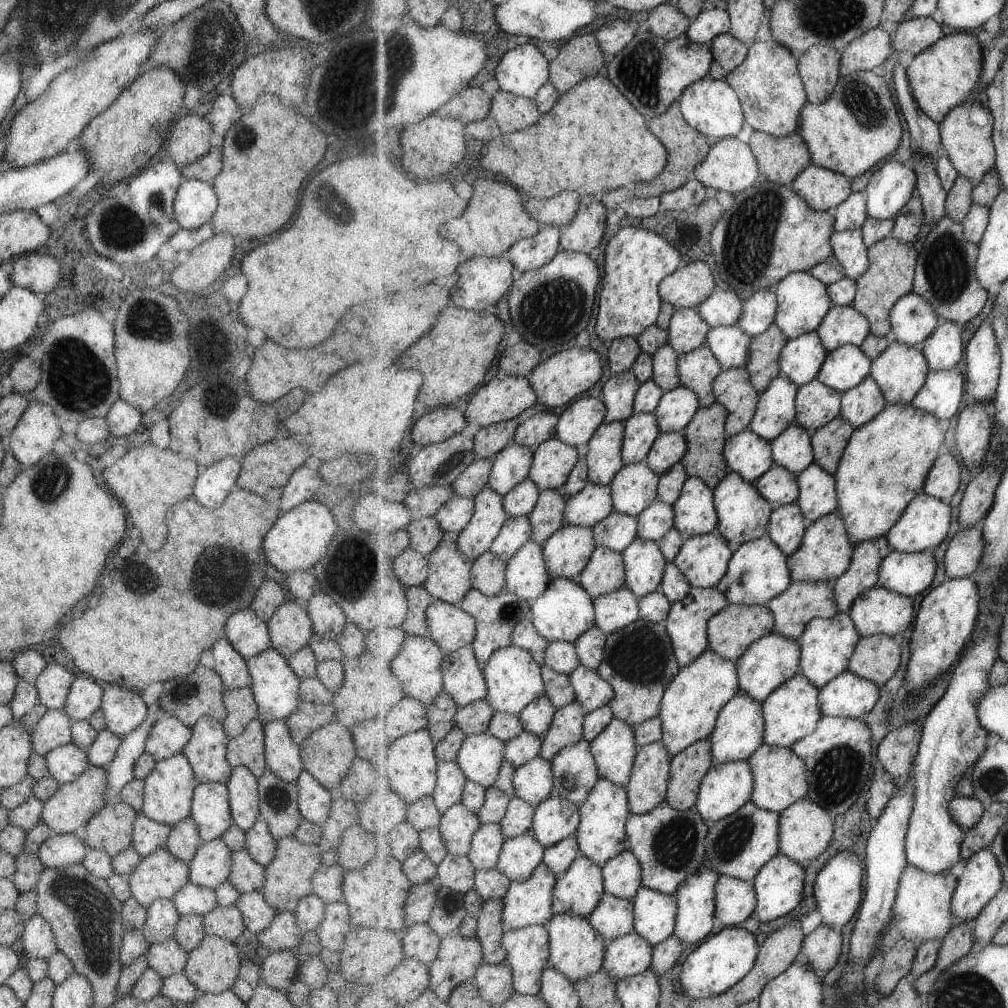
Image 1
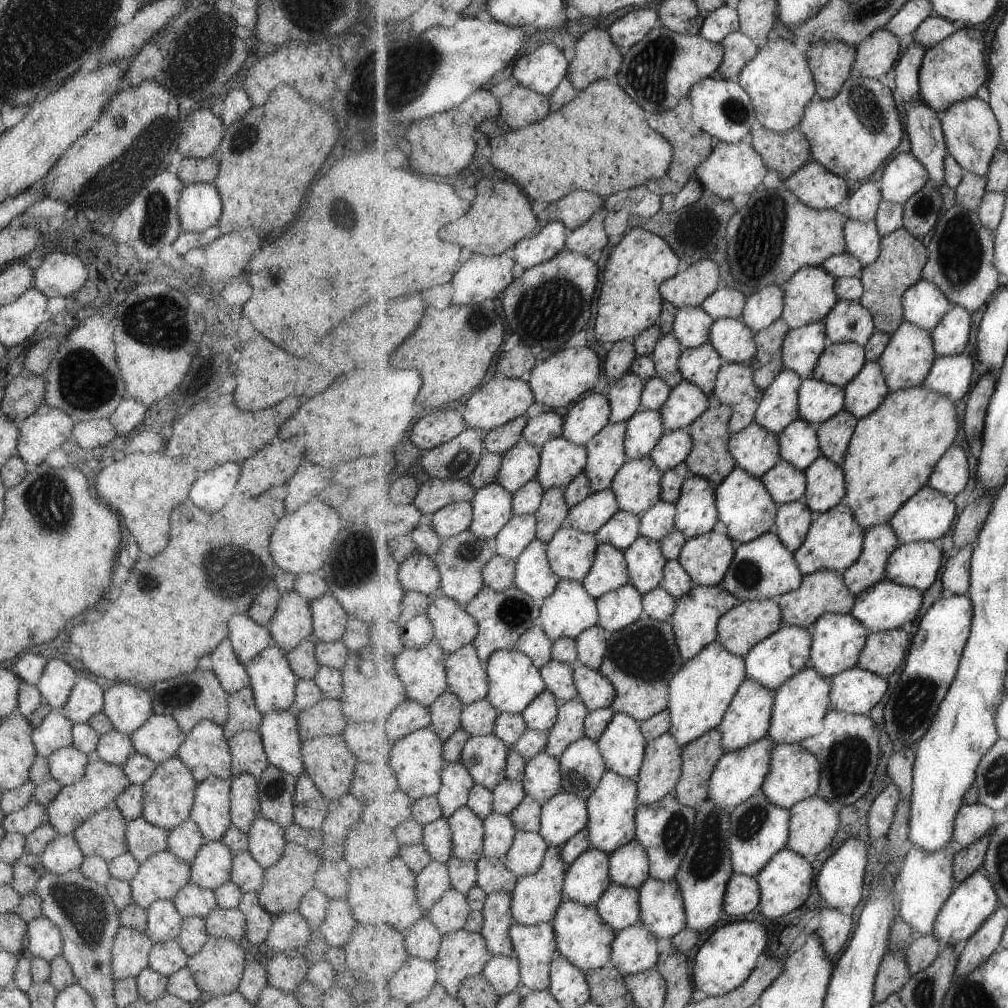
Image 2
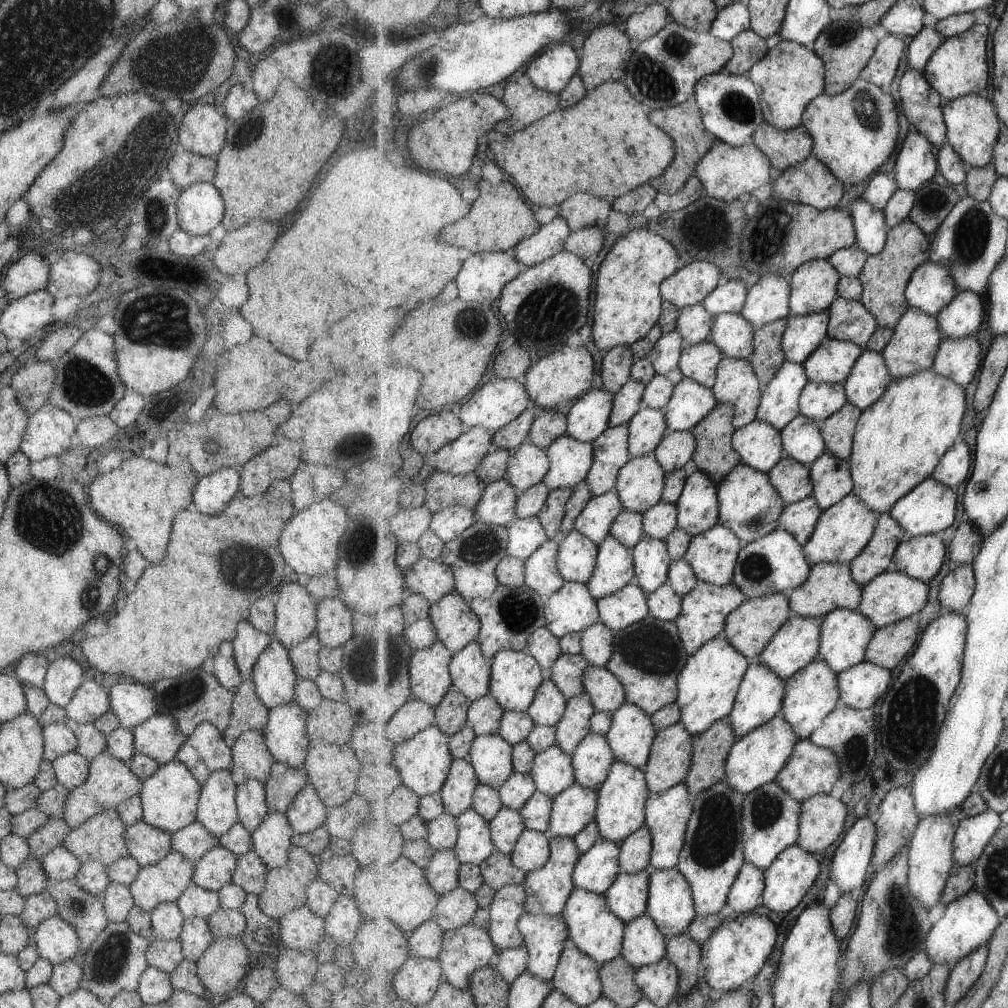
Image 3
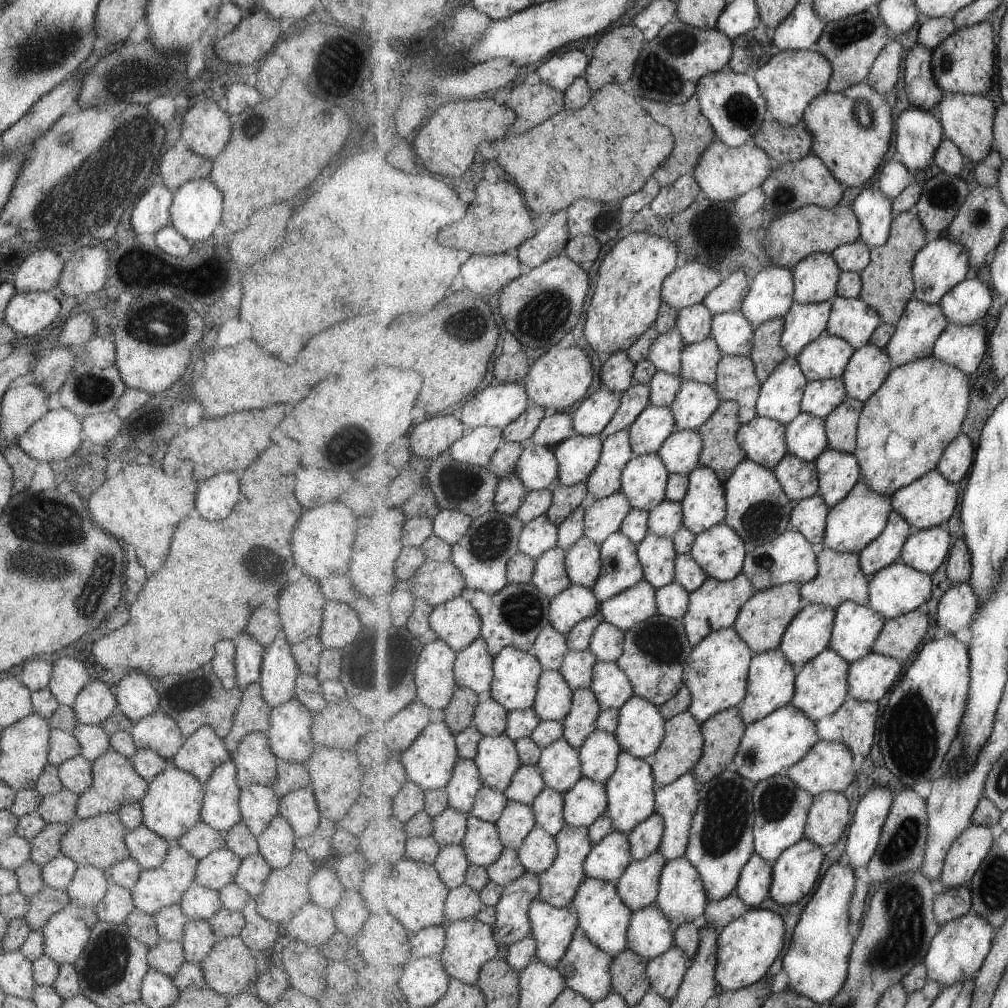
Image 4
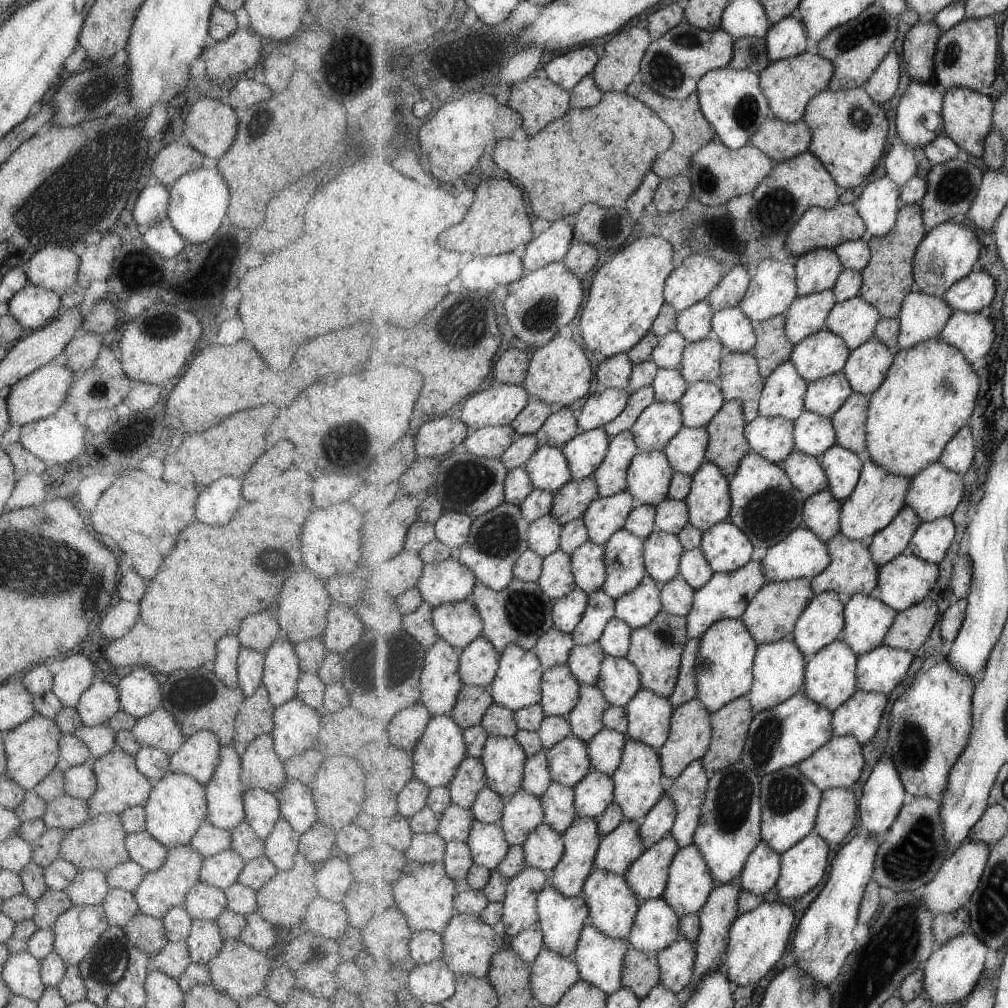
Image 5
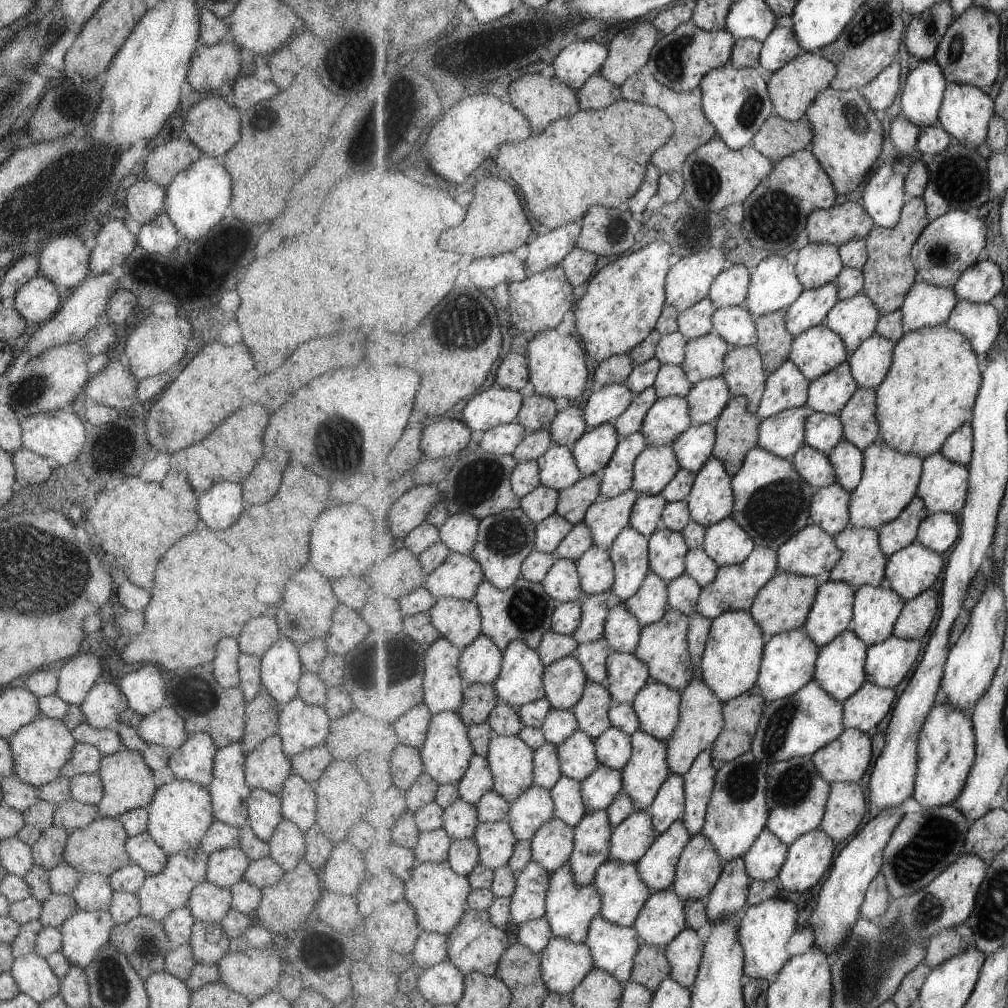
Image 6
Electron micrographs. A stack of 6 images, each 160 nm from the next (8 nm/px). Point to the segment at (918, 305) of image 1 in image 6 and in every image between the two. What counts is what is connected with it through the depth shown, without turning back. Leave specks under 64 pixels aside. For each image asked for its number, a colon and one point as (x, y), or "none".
2: (925, 304)
3: (933, 286)
4: (944, 263)
5: (949, 253)
6: (951, 244)

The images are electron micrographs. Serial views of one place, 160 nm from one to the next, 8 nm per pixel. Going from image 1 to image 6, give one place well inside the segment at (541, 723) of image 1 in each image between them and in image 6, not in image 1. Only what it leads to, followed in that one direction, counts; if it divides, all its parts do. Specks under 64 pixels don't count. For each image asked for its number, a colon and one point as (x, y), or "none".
2: (542, 714)
3: (550, 704)
4: (554, 700)
5: (560, 687)
6: (565, 680)

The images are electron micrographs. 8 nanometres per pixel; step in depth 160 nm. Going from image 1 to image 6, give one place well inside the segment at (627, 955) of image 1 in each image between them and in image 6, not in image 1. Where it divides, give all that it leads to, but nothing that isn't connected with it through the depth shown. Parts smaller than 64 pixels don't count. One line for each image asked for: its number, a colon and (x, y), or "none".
2: (635, 950)
3: (644, 944)
4: (651, 934)
5: (657, 926)
6: (663, 918)

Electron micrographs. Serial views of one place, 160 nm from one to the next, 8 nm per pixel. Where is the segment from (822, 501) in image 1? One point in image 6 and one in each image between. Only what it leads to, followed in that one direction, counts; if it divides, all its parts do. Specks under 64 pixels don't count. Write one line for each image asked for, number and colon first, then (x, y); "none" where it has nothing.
2: (827, 488)
3: (833, 481)
4: (839, 472)
5: (844, 466)
6: (848, 459)

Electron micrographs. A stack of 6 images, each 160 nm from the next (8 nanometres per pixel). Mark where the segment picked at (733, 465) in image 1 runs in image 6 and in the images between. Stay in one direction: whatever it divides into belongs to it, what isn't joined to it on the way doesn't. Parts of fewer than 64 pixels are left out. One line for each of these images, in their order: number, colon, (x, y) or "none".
2: (757, 450)
3: (760, 444)
4: (764, 439)
5: (774, 438)
6: (784, 435)

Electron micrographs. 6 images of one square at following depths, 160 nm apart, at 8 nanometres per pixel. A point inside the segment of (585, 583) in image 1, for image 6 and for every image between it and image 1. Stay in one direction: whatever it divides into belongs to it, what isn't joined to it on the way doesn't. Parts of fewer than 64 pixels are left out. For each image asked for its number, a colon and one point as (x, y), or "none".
2: (610, 572)
3: (615, 569)
4: (621, 567)
5: (626, 567)
6: (630, 554)

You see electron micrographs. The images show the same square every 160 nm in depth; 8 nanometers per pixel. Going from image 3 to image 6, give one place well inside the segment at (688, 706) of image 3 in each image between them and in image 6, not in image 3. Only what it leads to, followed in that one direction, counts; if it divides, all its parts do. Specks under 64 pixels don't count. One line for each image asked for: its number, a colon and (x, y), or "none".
4: (717, 673)
5: (725, 672)
6: (731, 663)

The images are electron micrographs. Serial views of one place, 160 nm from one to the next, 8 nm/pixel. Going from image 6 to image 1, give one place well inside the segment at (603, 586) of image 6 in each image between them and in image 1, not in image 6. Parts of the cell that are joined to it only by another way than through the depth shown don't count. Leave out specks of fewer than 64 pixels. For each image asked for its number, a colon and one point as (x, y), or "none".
1: (567, 553)
2: (571, 553)
3: (577, 559)
4: (584, 561)
5: (589, 567)

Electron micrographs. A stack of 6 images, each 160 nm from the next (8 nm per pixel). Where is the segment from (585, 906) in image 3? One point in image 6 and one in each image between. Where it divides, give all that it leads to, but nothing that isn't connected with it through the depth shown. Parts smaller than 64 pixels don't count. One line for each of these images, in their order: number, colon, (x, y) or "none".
4: (604, 917)
5: (613, 905)
6: (624, 892)

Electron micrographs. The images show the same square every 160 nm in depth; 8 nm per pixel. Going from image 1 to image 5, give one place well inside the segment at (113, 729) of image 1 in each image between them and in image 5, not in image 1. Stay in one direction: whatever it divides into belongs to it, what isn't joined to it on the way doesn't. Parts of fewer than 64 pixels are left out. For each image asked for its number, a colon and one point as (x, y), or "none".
2: (126, 706)
3: (131, 702)
4: (135, 695)
5: (138, 691)

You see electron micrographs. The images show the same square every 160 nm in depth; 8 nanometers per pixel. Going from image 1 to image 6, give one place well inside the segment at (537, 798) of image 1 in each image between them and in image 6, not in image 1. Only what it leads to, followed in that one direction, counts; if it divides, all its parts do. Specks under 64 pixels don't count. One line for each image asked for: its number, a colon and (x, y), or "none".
2: (543, 779)
3: (553, 770)
4: (560, 763)
5: (569, 762)
6: (578, 754)

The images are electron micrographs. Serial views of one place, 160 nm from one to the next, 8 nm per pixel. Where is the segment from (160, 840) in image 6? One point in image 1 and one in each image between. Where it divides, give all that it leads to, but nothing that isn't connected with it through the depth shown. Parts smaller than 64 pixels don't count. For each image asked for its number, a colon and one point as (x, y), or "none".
1: (167, 790)
2: (167, 795)
3: (168, 798)
4: (171, 804)
5: (175, 808)

